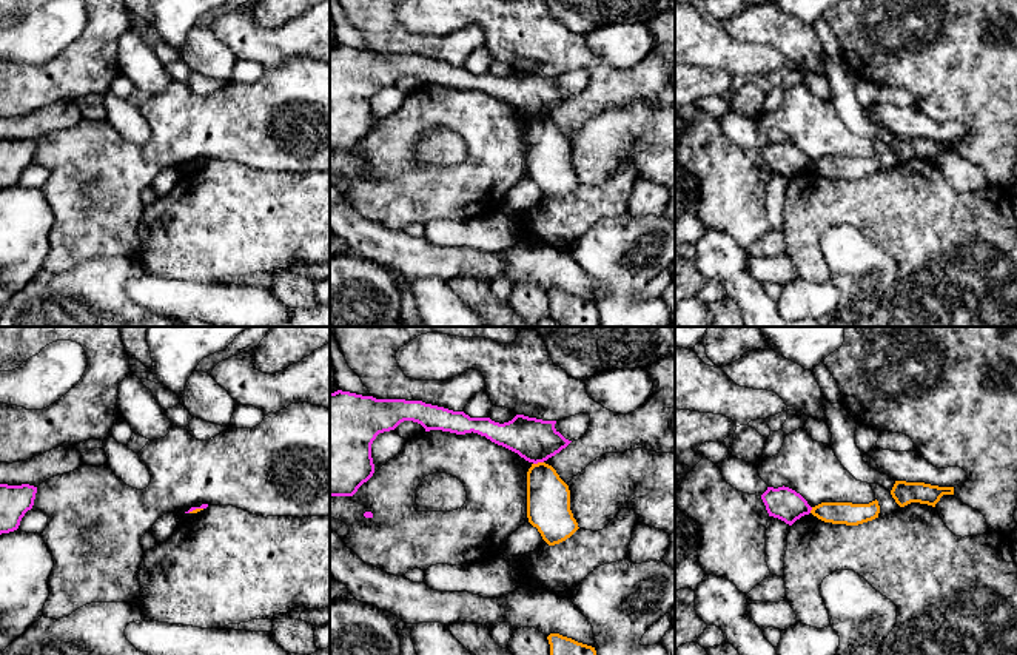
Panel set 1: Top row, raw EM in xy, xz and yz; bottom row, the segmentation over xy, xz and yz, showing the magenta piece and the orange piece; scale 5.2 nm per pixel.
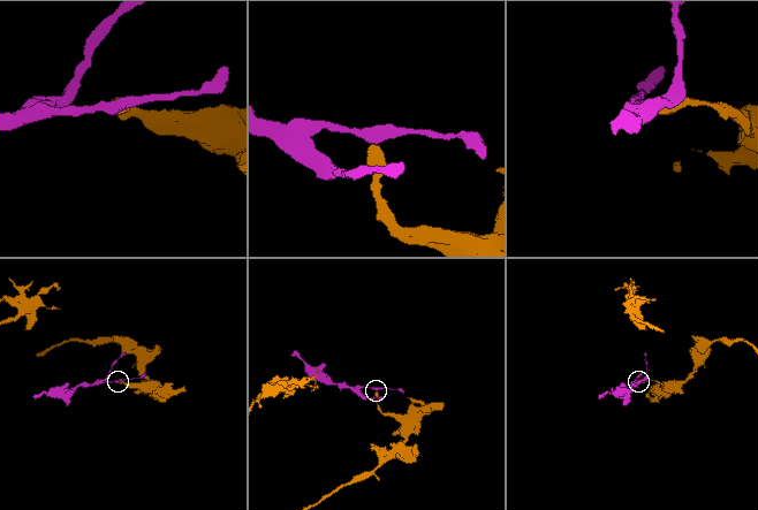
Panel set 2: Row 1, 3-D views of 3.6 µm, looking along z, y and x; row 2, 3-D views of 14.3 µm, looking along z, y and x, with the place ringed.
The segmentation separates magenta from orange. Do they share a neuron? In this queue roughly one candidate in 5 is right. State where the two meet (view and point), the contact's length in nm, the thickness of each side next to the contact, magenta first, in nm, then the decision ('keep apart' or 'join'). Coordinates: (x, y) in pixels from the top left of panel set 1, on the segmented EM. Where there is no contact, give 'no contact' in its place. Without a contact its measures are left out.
xz (538, 461) | 60 nm | 220/220 nm | keep apart

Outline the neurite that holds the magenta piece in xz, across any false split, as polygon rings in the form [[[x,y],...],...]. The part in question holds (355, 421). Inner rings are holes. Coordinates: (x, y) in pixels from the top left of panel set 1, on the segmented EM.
[[[337,390],[330,393],[330,496],[353,496],[373,476],[373,441],[404,421],[418,422],[425,432],[473,432],[533,464],[547,461],[572,442],[555,428],[556,421],[516,415],[499,424],[422,401],[376,399]]]

